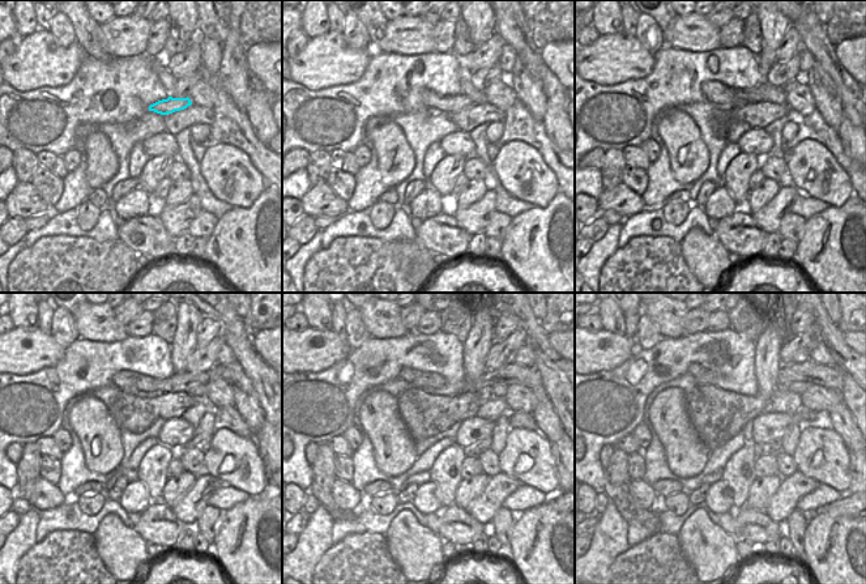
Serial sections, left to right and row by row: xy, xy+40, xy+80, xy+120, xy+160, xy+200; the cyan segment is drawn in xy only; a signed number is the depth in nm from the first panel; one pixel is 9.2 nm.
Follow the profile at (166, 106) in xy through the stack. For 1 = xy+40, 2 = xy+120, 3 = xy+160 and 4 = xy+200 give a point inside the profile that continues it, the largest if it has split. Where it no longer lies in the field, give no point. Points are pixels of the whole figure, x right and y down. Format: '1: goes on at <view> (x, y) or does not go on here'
1: goes on at xy+40 (431, 99)
2: goes on at xy+120 (128, 382)
3: goes on at xy+160 (418, 379)
4: goes on at xy+200 (704, 376)

